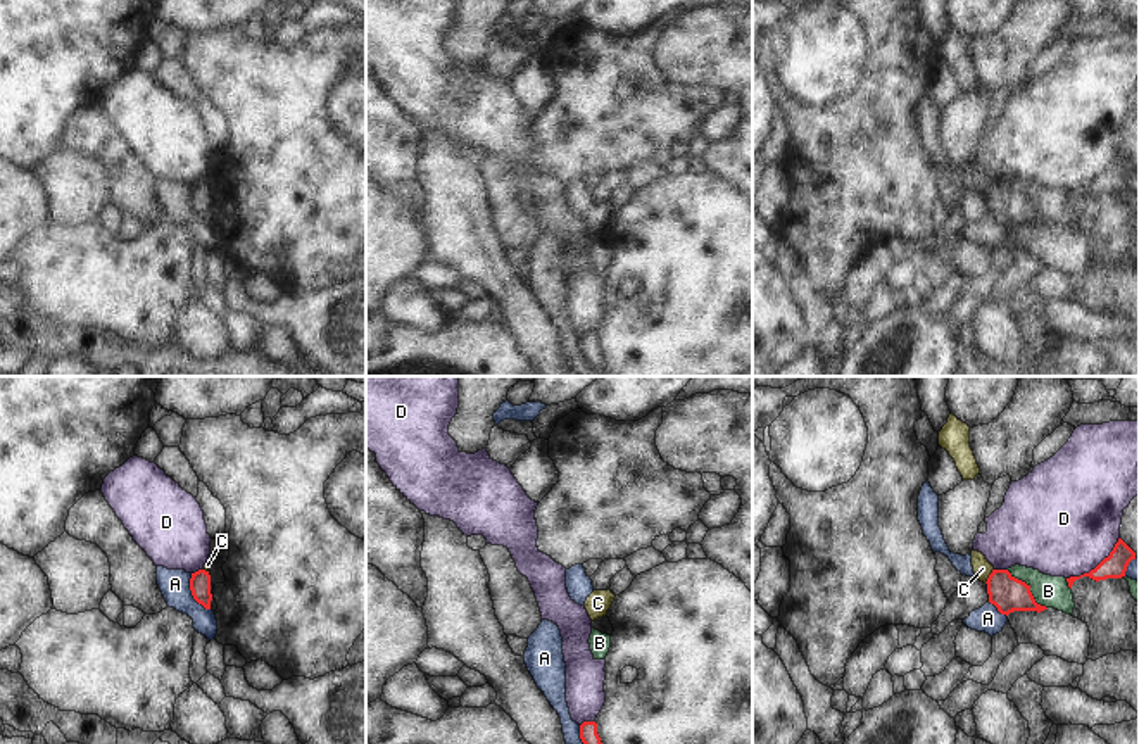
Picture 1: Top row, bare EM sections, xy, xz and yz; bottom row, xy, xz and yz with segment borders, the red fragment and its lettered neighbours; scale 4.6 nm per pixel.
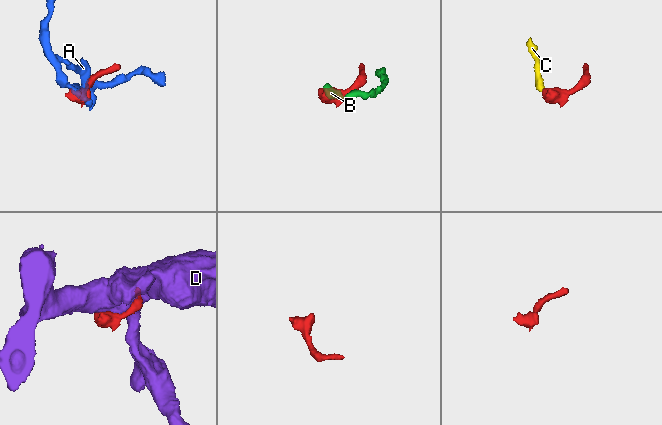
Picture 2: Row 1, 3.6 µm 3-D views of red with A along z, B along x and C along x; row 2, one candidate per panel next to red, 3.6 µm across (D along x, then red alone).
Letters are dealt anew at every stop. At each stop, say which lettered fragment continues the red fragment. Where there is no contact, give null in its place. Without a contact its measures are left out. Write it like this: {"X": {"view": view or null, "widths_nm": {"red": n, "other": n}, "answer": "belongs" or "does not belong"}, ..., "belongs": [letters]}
{"A": {"view": "xy", "widths_nm": {"red": 100, "other": 140}, "answer": "does not belong"}, "B": {"view": "yz", "widths_nm": {"red": 170, "other": 150}, "answer": "does not belong"}, "C": {"view": "yz", "widths_nm": {"red": 170, "other": 90}, "answer": "does not belong"}, "D": {"view": "yz", "widths_nm": {"red": 110, "other": 500}, "answer": "does not belong"}, "belongs": []}

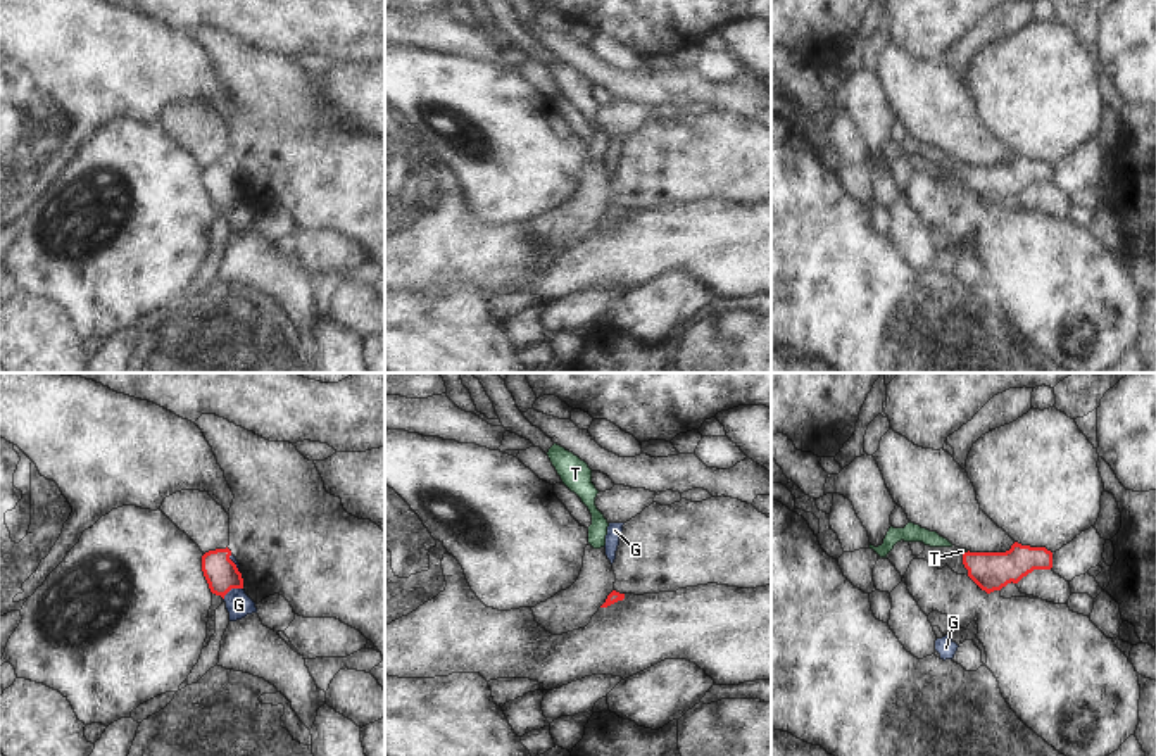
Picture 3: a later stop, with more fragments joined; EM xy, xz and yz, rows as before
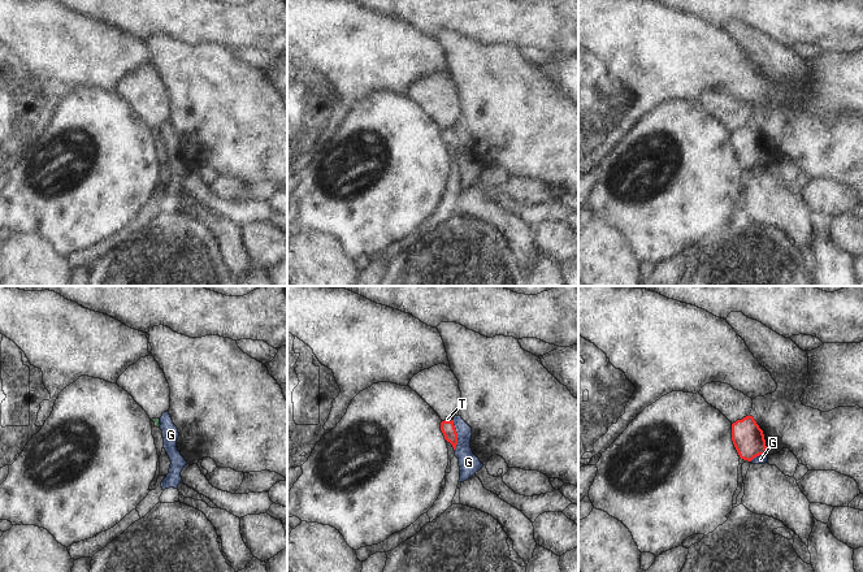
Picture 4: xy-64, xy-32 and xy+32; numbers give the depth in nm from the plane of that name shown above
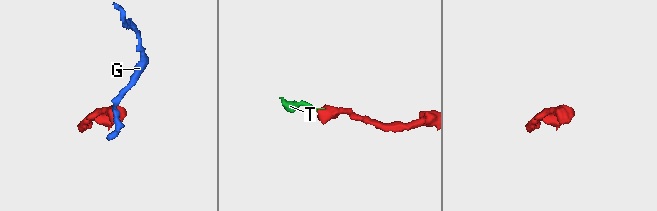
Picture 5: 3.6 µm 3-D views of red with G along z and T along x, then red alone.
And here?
{"G": {"view": "xy", "widths_nm": {"red": 160, "other": 120}, "answer": "does not belong"}, "T": {"view": "yz", "widths_nm": {"red": 180, "other": 30}, "answer": "belongs"}, "belongs": ["T"]}

